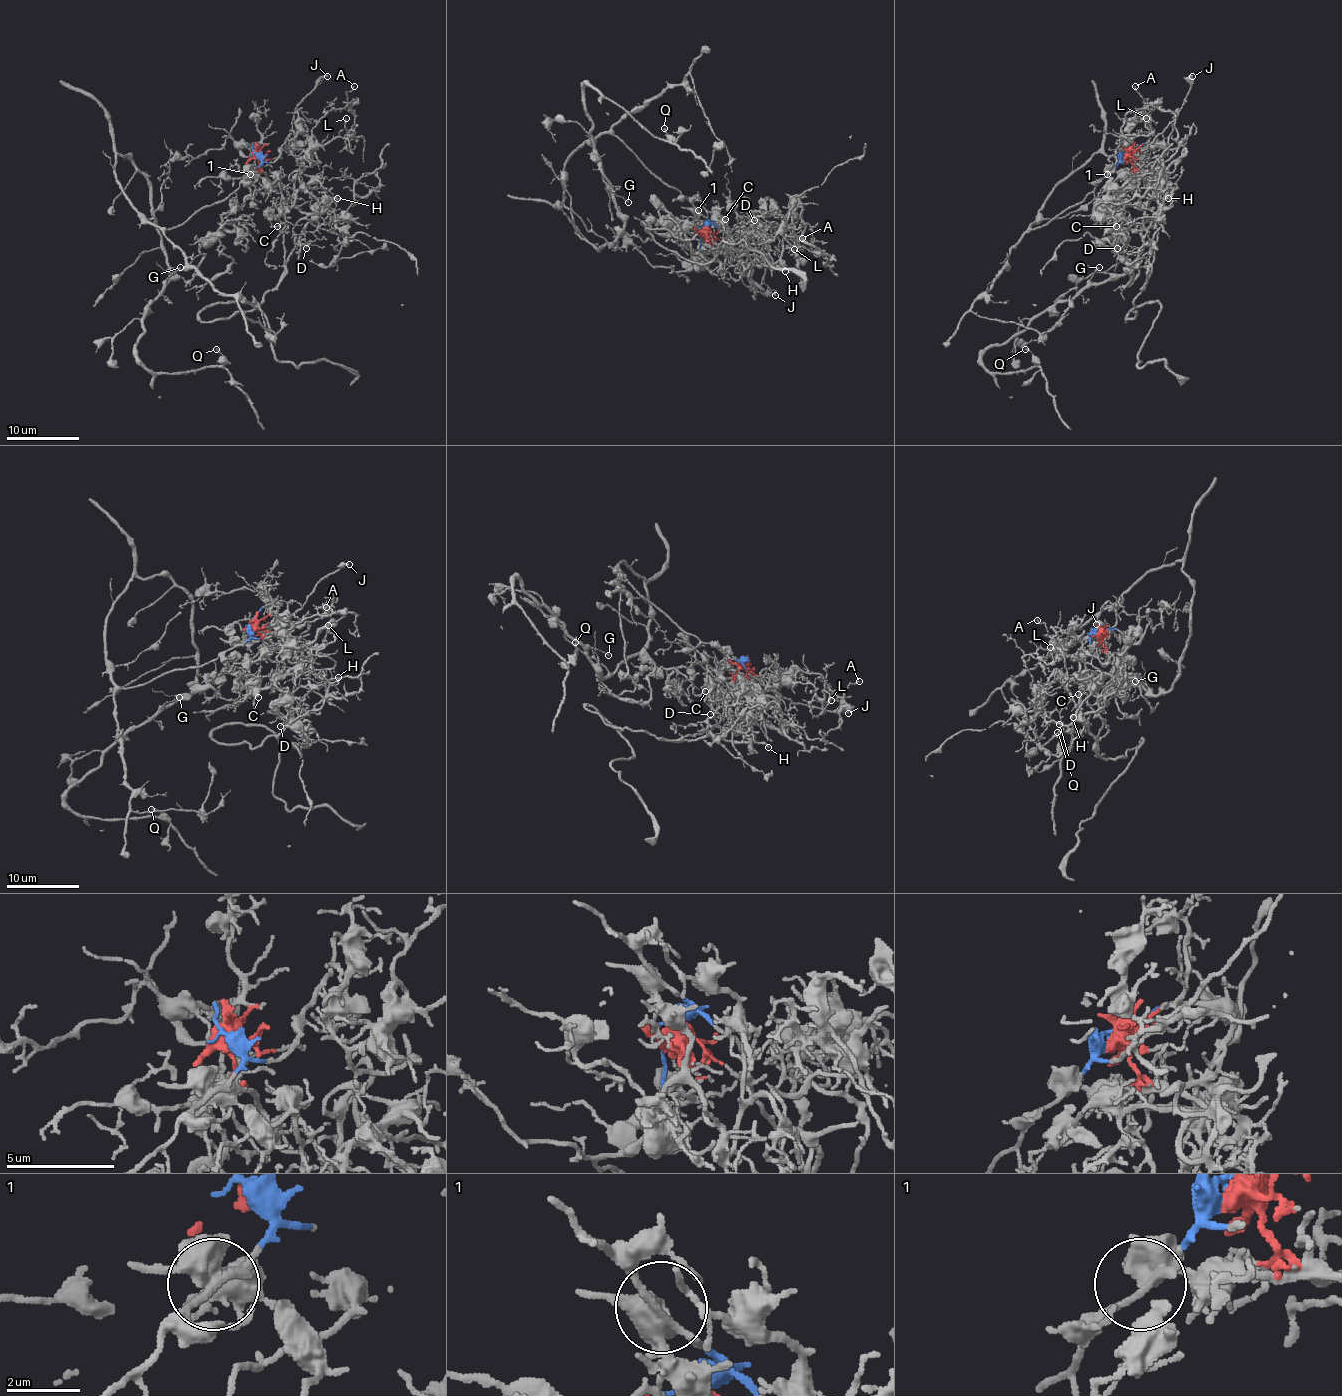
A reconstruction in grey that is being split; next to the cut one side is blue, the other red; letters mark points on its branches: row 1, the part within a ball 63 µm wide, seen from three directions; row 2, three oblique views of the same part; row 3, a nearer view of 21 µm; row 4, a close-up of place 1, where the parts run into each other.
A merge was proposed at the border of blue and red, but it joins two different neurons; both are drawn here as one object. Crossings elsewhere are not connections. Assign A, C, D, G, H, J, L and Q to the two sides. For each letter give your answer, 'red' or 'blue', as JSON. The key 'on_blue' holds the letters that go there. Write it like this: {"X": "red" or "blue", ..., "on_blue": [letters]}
{"A": "red", "C": "red", "D": "red", "G": "blue", "H": "red", "J": "blue", "L": "red", "Q": "blue", "on_blue": ["G", "J", "Q"]}

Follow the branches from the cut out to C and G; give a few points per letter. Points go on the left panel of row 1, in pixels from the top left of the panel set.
C: (255, 154), (259, 168), (272, 188), (279, 177), (281, 199), (273, 208), (270, 223), (277, 226)
G: (255, 152), (230, 196), (173, 228), (139, 212), (115, 152), (150, 188), (166, 283), (181, 266)

